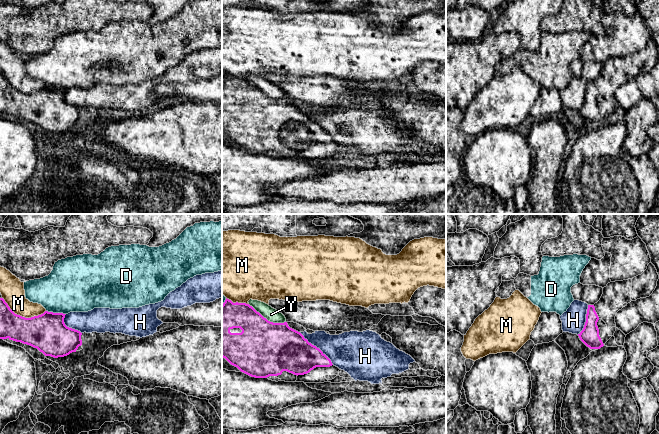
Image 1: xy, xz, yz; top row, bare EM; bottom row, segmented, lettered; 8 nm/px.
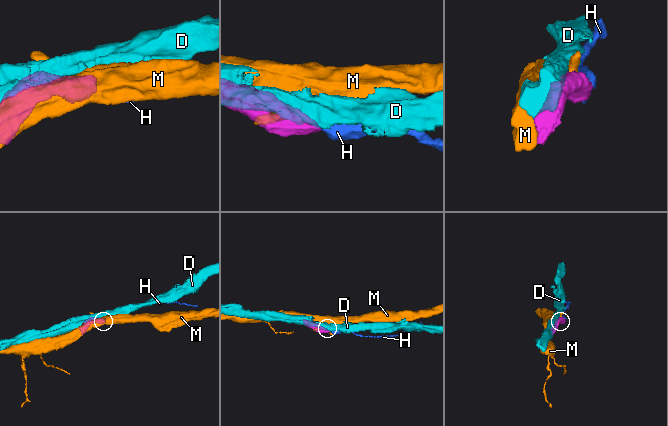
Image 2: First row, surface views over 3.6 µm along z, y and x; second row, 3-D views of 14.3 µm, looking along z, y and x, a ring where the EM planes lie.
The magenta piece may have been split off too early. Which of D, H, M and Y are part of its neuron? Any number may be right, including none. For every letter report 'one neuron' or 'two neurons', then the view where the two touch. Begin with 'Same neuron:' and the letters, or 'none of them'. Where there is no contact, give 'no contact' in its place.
Same neuron: none of them
D: two neurons; meets magenta in xy
H: two neurons; meets magenta in xz
M: two neurons; meets magenta in xy
Y: two neurons; meets magenta in xz

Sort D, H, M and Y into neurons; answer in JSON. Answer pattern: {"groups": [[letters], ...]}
{"groups": [["D"], ["H", "Y"], ["M"]]}

